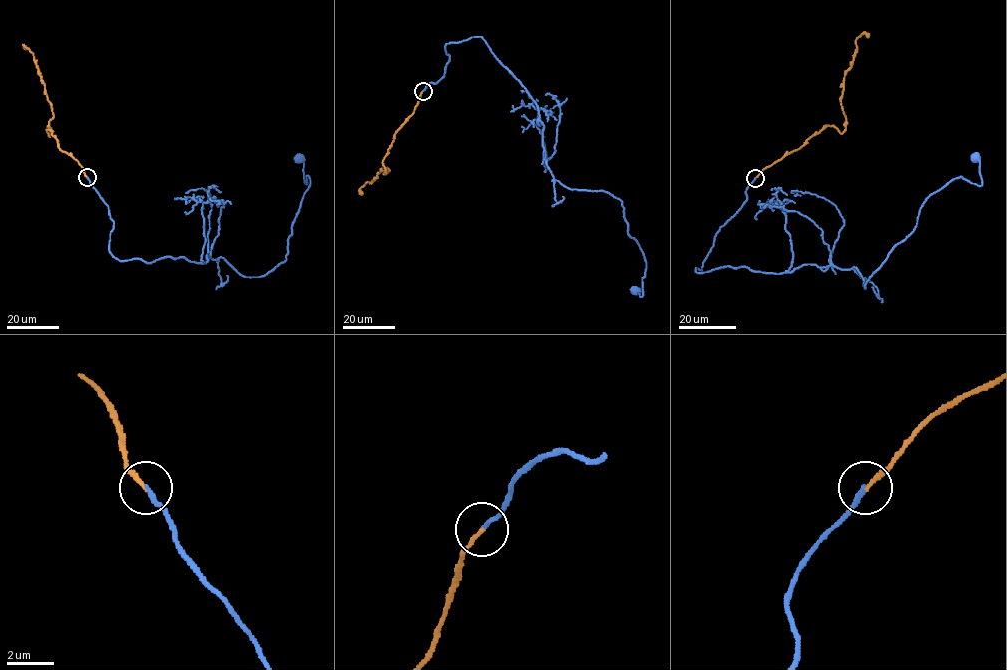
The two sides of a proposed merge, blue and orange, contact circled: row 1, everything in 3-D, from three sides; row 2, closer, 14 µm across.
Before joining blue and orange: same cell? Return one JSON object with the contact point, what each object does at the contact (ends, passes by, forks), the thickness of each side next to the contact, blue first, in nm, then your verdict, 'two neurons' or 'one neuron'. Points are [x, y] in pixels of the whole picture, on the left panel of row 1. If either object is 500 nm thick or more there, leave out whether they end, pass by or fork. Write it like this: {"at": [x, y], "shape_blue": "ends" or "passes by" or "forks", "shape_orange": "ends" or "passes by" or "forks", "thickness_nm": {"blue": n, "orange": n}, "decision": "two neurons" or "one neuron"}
{"at": [87, 177], "shape_blue": "ends", "shape_orange": "ends", "thickness_nm": {"blue": 170, "orange": 170}, "decision": "one neuron"}

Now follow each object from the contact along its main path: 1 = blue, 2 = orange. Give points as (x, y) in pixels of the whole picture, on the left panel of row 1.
1: (87, 177), (120, 260), (206, 255), (263, 276), (286, 259), (310, 183), (300, 159)
2: (87, 177), (46, 130), (49, 136), (51, 103), (34, 57), (26, 49)

